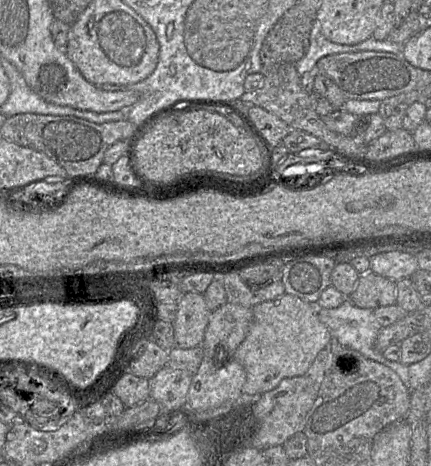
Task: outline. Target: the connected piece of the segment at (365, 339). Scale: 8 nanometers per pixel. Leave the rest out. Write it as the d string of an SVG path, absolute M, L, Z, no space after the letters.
M346 299L340 306L336 308L319 308L318 317L320 321L325 324L331 332L333 340L337 340L343 346L358 351L368 359L374 360L389 367L397 373L401 381L410 391L408 365L403 364L399 361L387 360L381 352L376 350L375 341L382 327L375 318L374 310L359 308L355 306L349 299Z

